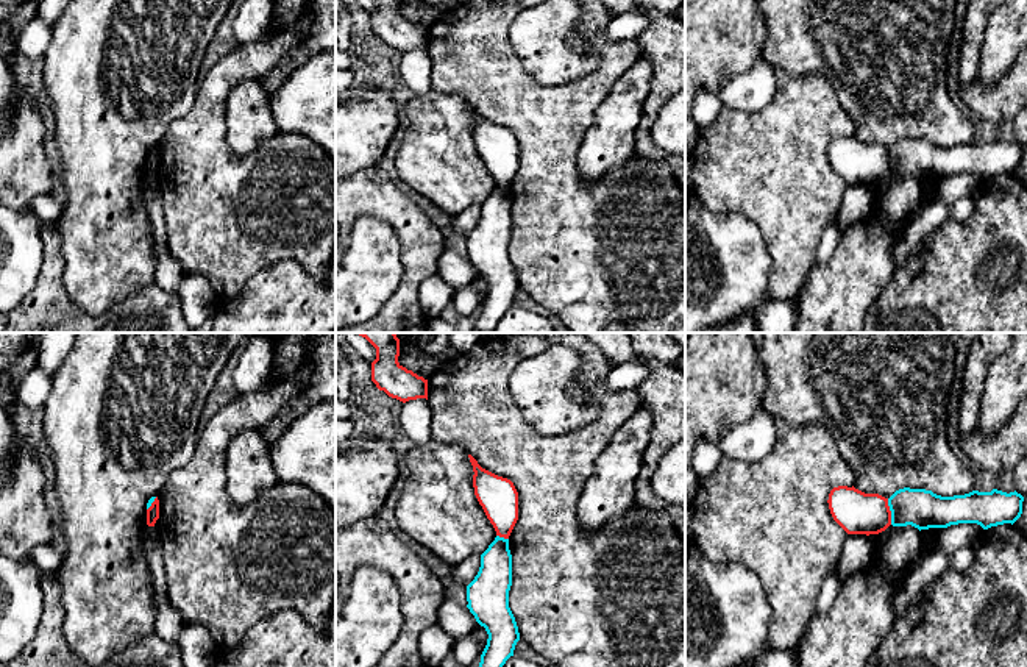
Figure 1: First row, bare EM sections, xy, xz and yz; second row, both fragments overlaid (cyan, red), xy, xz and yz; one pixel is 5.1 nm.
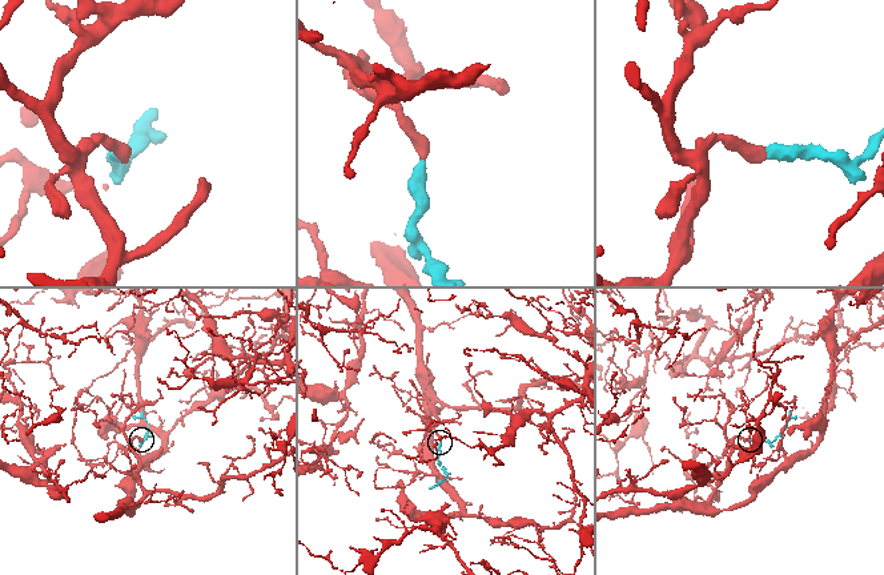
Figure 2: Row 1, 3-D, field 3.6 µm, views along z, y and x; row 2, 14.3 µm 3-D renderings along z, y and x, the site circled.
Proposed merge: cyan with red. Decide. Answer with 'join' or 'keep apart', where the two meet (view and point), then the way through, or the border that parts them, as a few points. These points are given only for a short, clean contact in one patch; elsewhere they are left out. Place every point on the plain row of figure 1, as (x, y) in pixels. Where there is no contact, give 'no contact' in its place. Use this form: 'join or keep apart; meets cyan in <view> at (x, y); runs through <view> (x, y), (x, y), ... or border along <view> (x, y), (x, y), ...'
keep apart; meets cyan in yz at (890, 160); border along yz (887, 149), (891, 174)

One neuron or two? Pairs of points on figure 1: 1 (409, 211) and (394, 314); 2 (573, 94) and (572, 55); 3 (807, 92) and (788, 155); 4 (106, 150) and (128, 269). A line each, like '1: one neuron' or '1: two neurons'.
1: one neuron
2: two neurons
3: one neuron
4: one neuron

